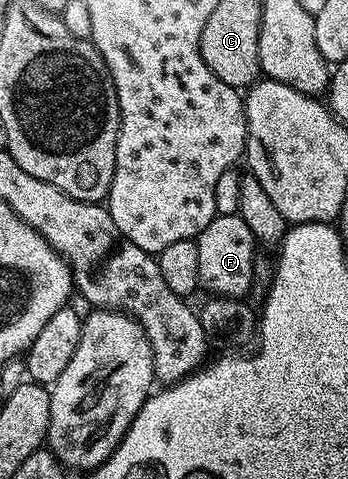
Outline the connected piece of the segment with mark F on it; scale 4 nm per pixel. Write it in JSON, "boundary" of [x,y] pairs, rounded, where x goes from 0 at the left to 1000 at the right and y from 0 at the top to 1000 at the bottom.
{"boundary":[[[684,445],[670,449],[621,447],[601,470],[566,493],[566,530],[575,545],[572,589],[618,620],[698,620],[733,582],[733,516],[739,503],[693,461]]]}

